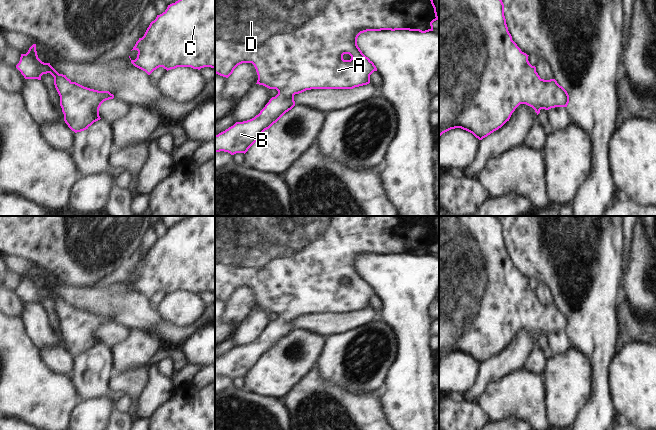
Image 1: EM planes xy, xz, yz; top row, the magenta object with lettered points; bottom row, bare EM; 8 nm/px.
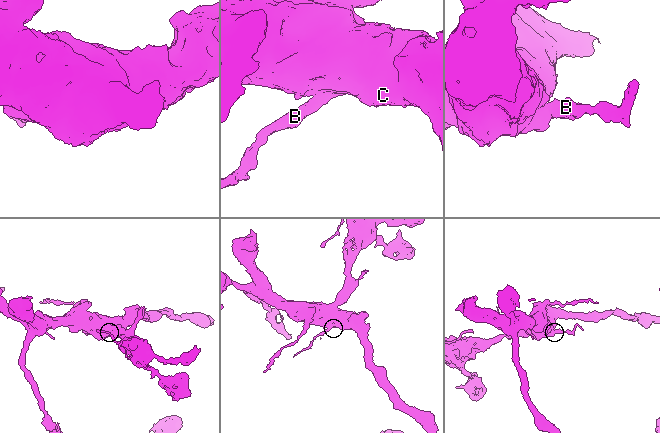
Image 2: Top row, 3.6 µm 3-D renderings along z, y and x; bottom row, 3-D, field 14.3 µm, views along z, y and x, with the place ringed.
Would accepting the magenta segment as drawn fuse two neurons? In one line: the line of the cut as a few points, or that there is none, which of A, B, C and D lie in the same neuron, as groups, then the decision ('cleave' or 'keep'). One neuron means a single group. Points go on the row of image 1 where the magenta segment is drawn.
no cut; A B C D; keep

